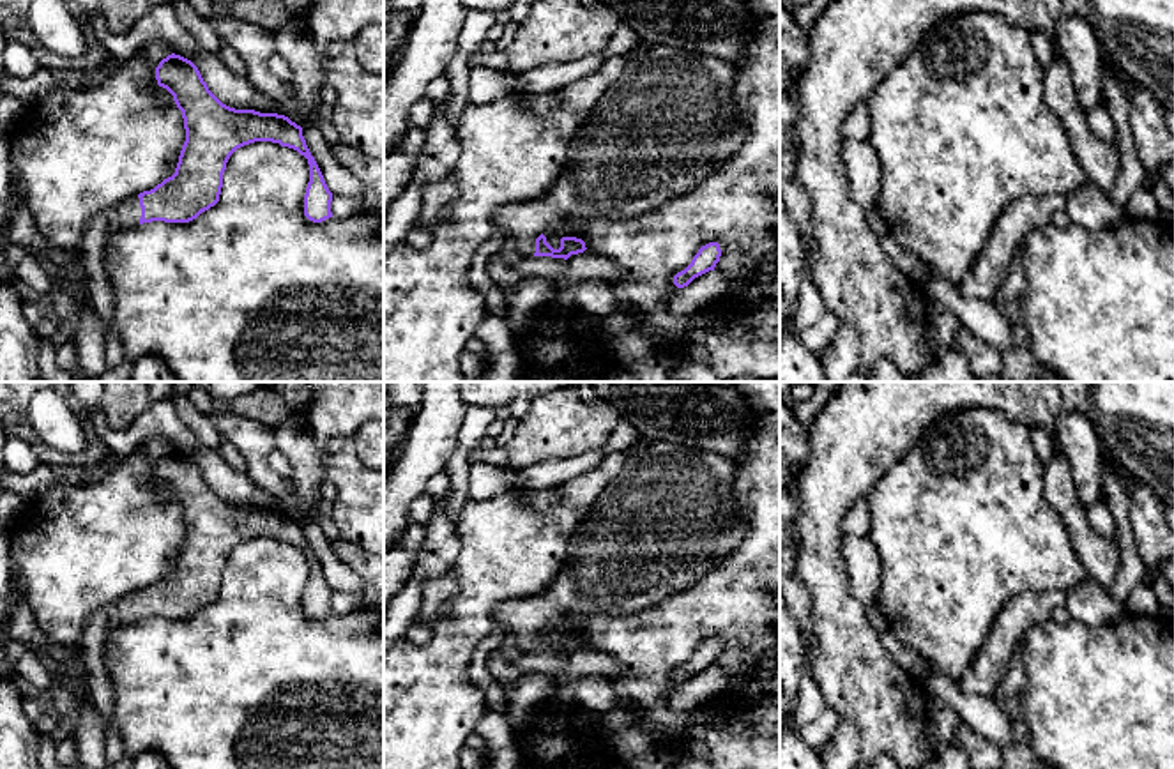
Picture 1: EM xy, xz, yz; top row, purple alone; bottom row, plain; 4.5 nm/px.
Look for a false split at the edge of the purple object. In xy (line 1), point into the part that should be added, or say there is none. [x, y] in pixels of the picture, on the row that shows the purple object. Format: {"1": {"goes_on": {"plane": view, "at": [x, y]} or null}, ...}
{"1": {"goes_on": {"plane": "xy", "at": [129, 211]}}}

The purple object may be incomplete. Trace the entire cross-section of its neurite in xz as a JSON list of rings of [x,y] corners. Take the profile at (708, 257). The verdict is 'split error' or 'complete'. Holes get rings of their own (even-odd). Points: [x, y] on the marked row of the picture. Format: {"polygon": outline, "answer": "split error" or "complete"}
{"polygon": [[[709,242],[698,249],[693,256],[691,263],[674,276],[674,285],[677,288],[688,286],[695,278],[714,270],[716,263],[720,262],[721,249],[718,242]]], "answer": "complete"}

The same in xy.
{"polygon": [[[175,53],[159,62],[156,80],[173,95],[182,111],[186,141],[172,177],[150,191],[126,198],[117,207],[120,228],[152,221],[189,223],[196,219],[219,202],[230,156],[255,141],[279,143],[304,156],[309,164],[304,216],[313,223],[332,217],[332,193],[306,145],[301,126],[285,115],[223,104],[209,90],[198,67]]], "answer": "split error"}

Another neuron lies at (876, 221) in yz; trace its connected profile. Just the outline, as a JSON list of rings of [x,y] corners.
[[[870,207],[865,210],[865,219],[868,228],[877,235],[877,237],[886,237],[889,232],[889,225],[882,212],[877,207]]]

